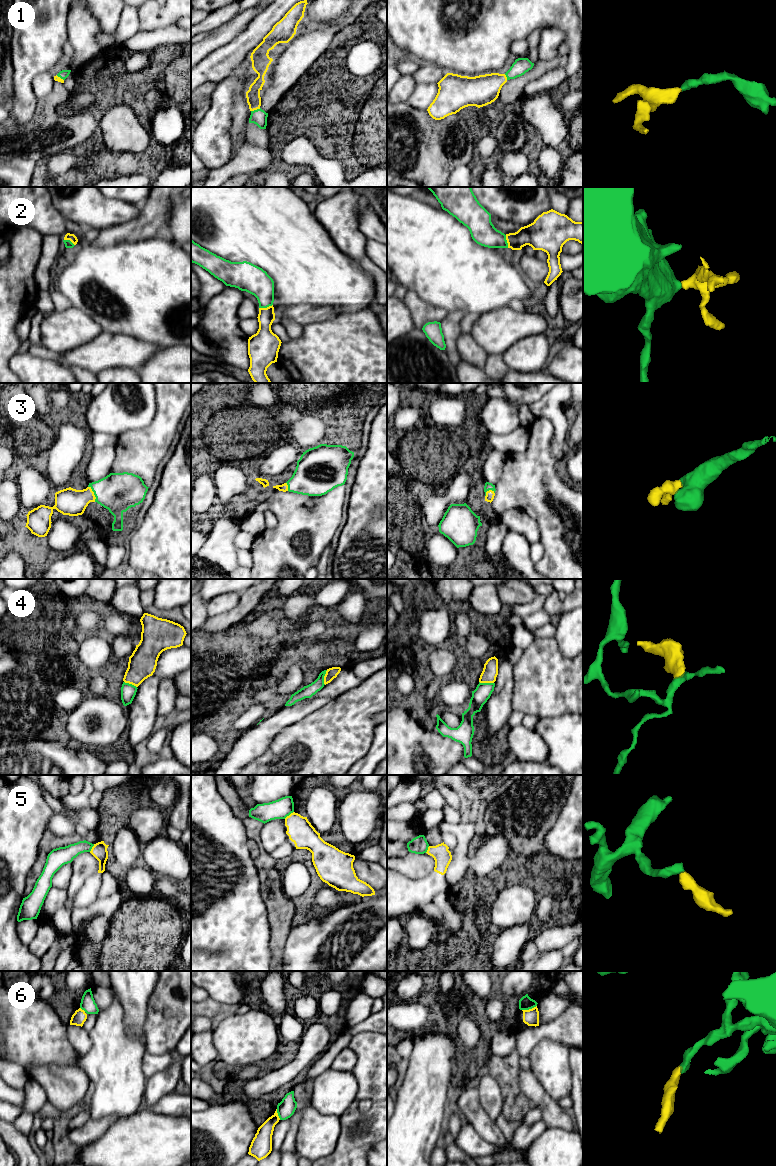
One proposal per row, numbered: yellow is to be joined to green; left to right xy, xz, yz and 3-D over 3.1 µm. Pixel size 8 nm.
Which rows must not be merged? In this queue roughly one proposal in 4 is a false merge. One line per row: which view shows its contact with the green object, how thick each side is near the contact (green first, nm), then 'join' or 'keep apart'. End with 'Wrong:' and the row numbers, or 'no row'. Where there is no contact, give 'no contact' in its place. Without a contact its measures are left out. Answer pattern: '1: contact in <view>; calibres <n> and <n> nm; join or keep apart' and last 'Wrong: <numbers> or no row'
1: contact in xz; calibres 130 and 110 nm; join
2: contact in xz; calibres 220 and 160 nm; join
3: contact in xy; calibres 320 and 220 nm; join
4: contact in xz; calibres 100 and 90 nm; keep apart
5: contact in xz; calibres 160 and 200 nm; keep apart
6: contact in yz; calibres 110 and 130 nm; keep apart
Wrong: 4, 5, 6

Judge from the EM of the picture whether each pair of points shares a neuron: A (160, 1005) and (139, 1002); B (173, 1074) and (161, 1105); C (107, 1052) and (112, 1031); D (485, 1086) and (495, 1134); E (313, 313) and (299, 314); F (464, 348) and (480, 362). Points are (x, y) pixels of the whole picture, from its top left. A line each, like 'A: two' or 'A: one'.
A: two
B: two
C: one
D: two
E: one
F: one

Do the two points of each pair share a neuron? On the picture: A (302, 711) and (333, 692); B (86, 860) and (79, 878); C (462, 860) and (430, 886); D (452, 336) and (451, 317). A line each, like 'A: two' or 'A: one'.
A: one
B: one
C: two
D: one

